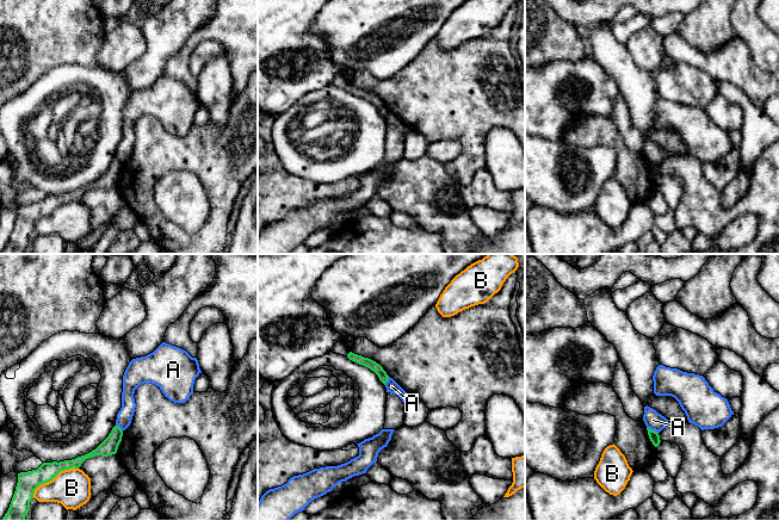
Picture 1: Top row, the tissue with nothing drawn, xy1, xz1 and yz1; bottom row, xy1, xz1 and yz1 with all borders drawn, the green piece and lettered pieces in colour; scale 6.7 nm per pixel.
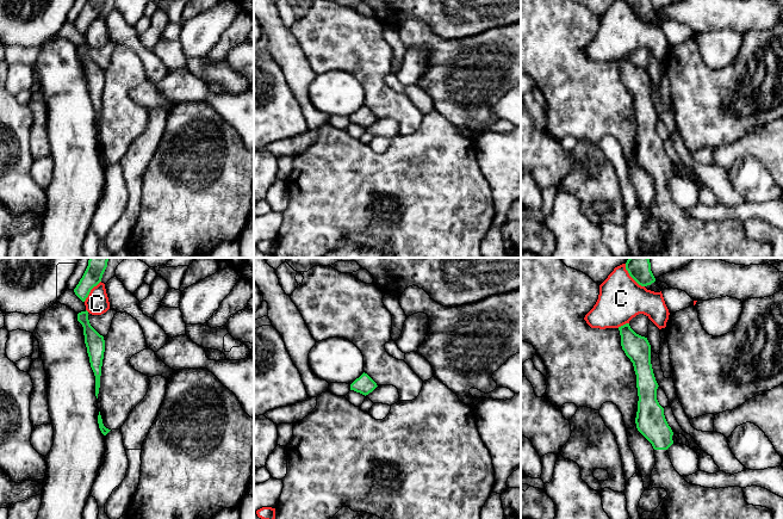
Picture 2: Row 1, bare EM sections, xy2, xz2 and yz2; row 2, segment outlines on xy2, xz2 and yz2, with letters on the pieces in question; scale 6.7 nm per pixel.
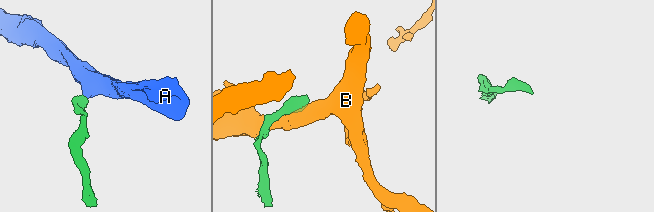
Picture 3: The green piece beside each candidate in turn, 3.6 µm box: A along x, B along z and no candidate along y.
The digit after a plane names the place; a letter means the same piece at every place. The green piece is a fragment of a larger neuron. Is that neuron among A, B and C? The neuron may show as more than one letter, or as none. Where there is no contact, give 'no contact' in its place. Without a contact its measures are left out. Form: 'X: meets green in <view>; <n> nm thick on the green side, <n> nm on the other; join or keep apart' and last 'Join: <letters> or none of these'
A: meets green in yz1; 70 nm thick on the green side, 120 nm on the other; keep apart
B: meets green in xy1; 140 nm thick on the green side, 260 nm on the other; keep apart
C: meets green in yz2; 120 nm thick on the green side, 300 nm on the other; keep apart
Join: none of these

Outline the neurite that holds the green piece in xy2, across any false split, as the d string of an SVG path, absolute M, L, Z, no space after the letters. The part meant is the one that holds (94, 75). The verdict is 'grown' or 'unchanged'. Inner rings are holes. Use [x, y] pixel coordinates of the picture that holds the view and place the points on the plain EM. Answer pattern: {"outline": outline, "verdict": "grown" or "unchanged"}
{"outline": "M88 44L77 47L77 54L83 60L85 76L89 89L91 100L95 109L95 129L98 131L100 121L101 99L105 85L105 73L89 56Z", "verdict": "unchanged"}

